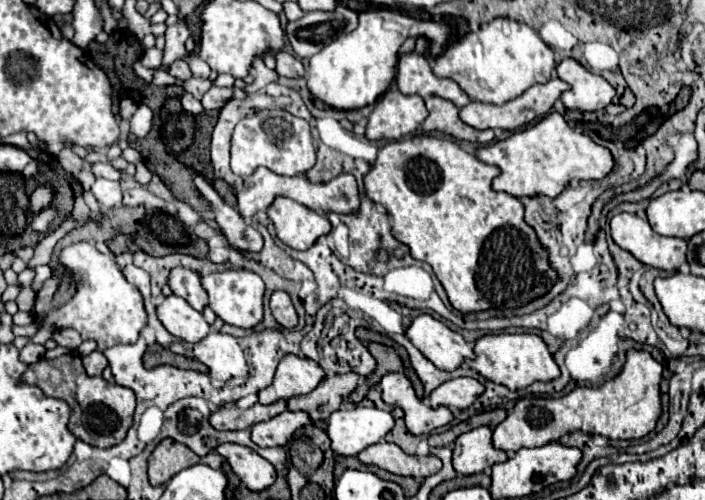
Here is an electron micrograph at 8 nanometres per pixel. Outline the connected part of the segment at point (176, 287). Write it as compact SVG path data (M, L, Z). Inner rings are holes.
M182 266L172 268L172 272L168 276L168 284L176 296L184 298L198 312L202 312L204 306L208 304L208 294L200 286L200 276L196 272L192 272L190 268L182 268Z

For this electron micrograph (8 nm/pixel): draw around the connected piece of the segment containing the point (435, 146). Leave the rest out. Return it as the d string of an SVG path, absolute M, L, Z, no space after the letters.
M412 136L382 146L364 176L366 196L372 202L382 204L394 220L394 238L406 244L416 260L424 260L432 266L450 304L460 312L516 308L542 296L558 280L556 270L548 264L548 252L536 240L534 230L524 222L522 202L510 194L492 190L492 178L498 174L500 170L496 166L480 162L474 154L460 150L452 140Z

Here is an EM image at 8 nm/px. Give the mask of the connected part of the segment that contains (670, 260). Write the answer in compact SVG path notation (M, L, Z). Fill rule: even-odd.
M628 212L616 214L610 220L610 236L620 248L624 248L632 256L636 256L636 260L640 260L646 266L654 266L660 270L678 270L686 262L686 240L656 234L650 228L648 220L644 220L638 214L628 214Z

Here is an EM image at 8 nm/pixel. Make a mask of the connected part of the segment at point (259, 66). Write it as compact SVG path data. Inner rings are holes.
M256 56L254 64L252 64L252 70L254 70L254 82L244 88L246 93L256 92L256 90L260 90L262 86L266 86L268 82L274 82L274 80L278 78L278 74L276 74L274 70L266 68L266 64L262 62L260 56Z

